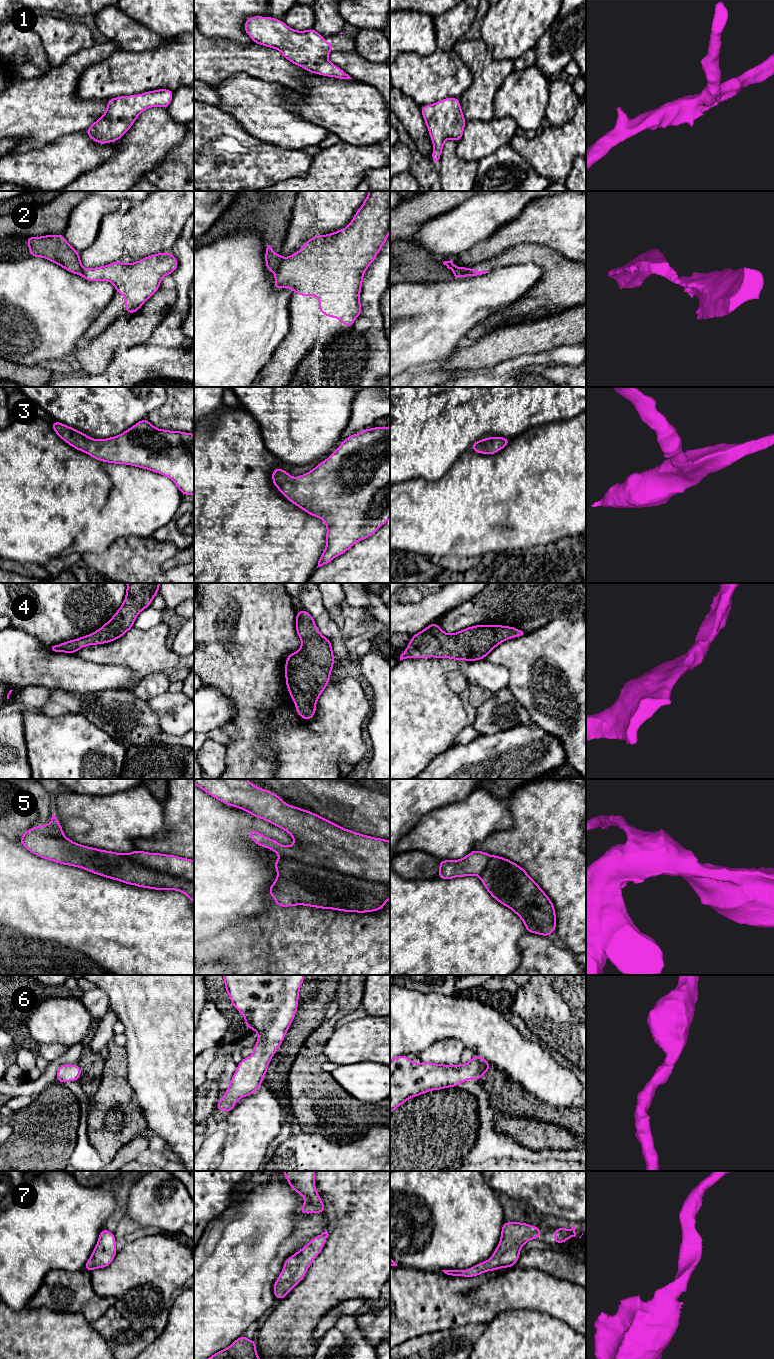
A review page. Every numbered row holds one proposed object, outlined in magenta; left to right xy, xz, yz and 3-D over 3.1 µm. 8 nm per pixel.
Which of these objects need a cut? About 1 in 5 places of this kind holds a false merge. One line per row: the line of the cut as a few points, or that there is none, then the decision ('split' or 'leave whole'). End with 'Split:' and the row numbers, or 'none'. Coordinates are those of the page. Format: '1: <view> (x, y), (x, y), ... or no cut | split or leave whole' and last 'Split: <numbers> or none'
1: no cut | leave whole
2: xz (282, 259), (275, 272) | split
3: no cut | leave whole
4: no cut | leave whole
5: xz (283, 856), (303, 863), (318, 865), (364, 879), (389, 884) | split
6: no cut | leave whole
7: no cut | leave whole
Split: 2, 5

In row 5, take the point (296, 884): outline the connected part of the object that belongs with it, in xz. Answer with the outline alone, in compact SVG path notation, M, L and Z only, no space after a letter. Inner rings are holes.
M287 857L278 858L273 865L277 869L277 878L269 887L268 895L275 898L275 905L279 907L303 905L366 913L383 909L386 901L390 899L390 884L364 880L323 867L303 864Z

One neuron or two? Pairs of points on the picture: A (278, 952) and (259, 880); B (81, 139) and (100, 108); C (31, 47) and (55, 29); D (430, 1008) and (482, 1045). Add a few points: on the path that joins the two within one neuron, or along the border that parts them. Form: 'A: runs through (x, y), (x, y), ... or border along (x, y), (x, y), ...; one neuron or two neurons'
A: border along (274, 904), (263, 913), (249, 917), (246, 920); two neurons
B: border along (84, 130), (61, 136); two neurons
C: border along (38, 36), (49, 62); two neurons
D: runs through (443, 1017), (455, 1018), (469, 1032); one neuron

